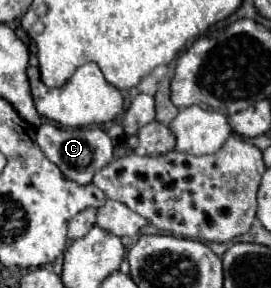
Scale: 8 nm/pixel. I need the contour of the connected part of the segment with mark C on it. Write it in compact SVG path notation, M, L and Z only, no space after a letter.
M43 122L37 128L37 144L45 150L45 156L77 184L91 184L93 174L113 158L113 142L103 128L61 128L51 122Z

